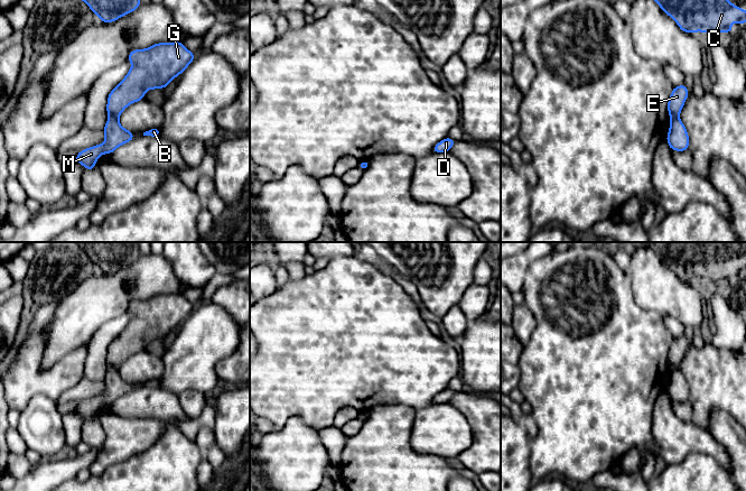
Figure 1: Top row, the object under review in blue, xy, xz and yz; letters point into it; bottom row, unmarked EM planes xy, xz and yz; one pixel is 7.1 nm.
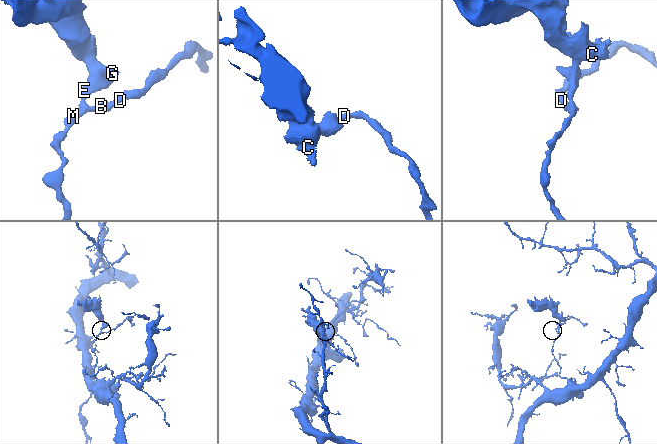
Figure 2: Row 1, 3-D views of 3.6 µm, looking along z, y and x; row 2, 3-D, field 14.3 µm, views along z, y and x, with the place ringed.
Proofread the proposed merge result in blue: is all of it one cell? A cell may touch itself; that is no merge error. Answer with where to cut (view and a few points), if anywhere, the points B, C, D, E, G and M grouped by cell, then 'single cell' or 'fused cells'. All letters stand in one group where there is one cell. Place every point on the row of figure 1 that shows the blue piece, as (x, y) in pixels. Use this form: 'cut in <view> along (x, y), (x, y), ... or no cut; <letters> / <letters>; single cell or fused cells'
cut in xy along (109, 116), (117, 119); B D M / C E G; fused cells

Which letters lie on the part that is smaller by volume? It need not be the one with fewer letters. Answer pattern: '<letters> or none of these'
C, E, G

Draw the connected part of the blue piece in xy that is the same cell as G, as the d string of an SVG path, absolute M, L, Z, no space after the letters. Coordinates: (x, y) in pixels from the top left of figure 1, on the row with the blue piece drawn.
M181 41L160 43L132 50L128 56L132 67L108 96L109 117L118 119L128 105L142 100L147 90L166 89L195 56Z

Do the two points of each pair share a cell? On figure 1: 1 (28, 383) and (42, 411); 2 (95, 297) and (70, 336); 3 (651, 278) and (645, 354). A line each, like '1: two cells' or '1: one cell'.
1: two cells
2: one cell
3: two cells

